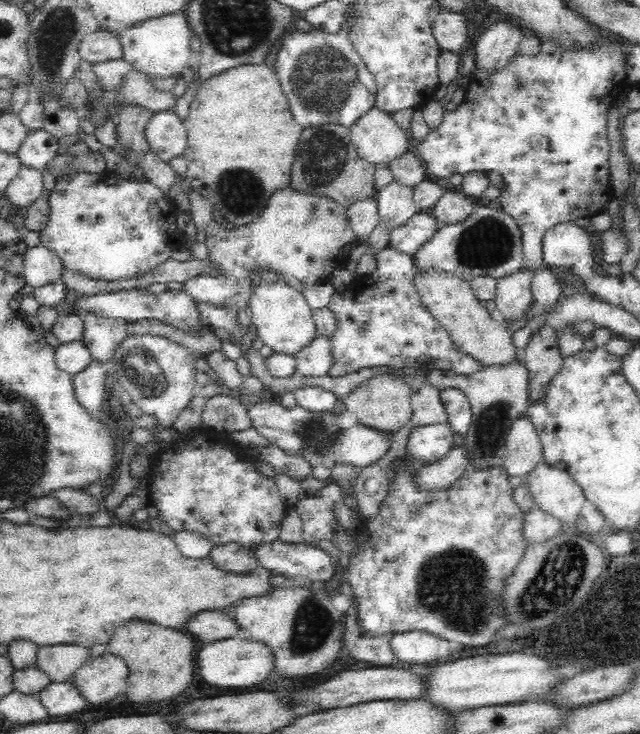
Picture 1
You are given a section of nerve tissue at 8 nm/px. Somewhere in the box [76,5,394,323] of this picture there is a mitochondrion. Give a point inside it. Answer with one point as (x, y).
(322, 81)

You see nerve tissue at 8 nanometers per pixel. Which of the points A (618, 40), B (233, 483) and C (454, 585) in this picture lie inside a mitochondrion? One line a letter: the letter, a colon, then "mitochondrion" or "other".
A: other
B: other
C: mitochondrion

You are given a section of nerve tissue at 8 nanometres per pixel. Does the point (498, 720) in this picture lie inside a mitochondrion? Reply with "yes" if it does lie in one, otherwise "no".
no

